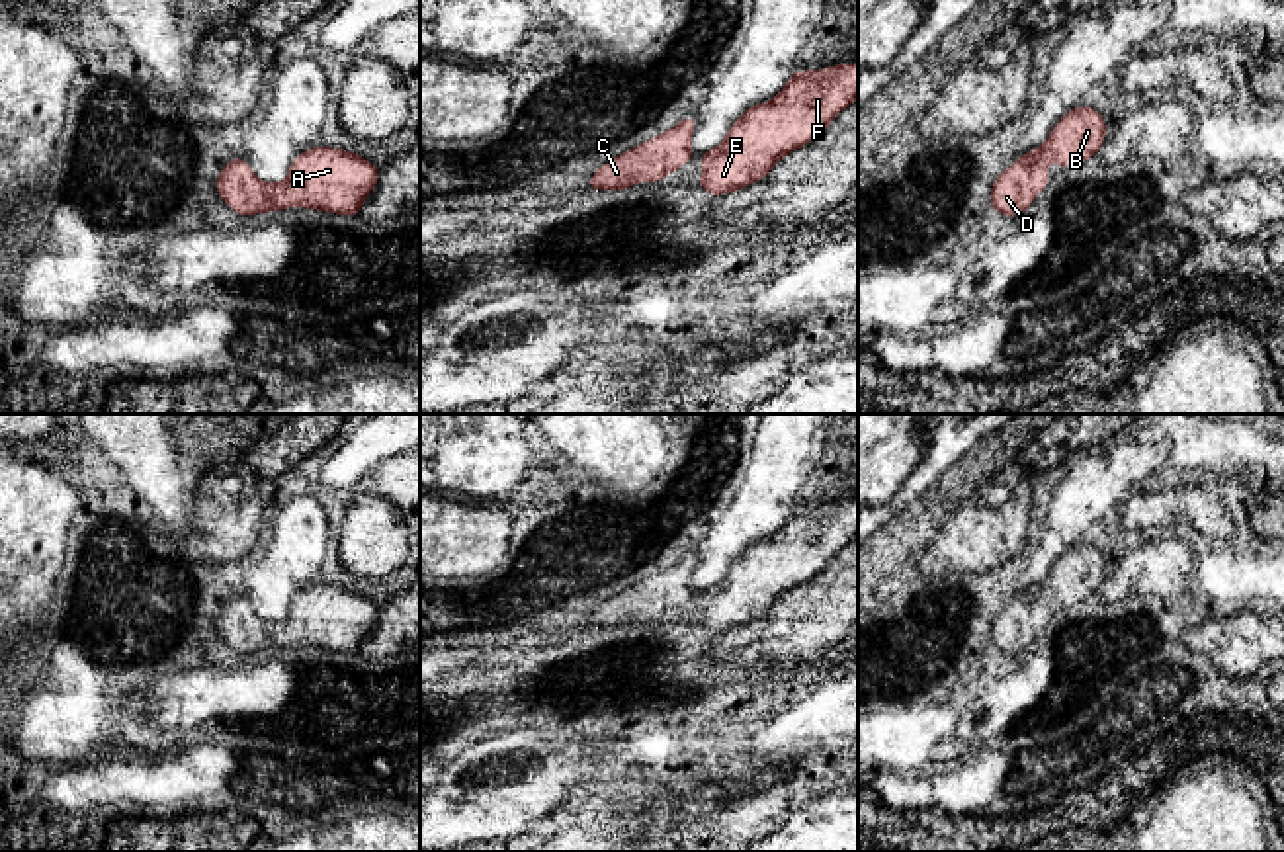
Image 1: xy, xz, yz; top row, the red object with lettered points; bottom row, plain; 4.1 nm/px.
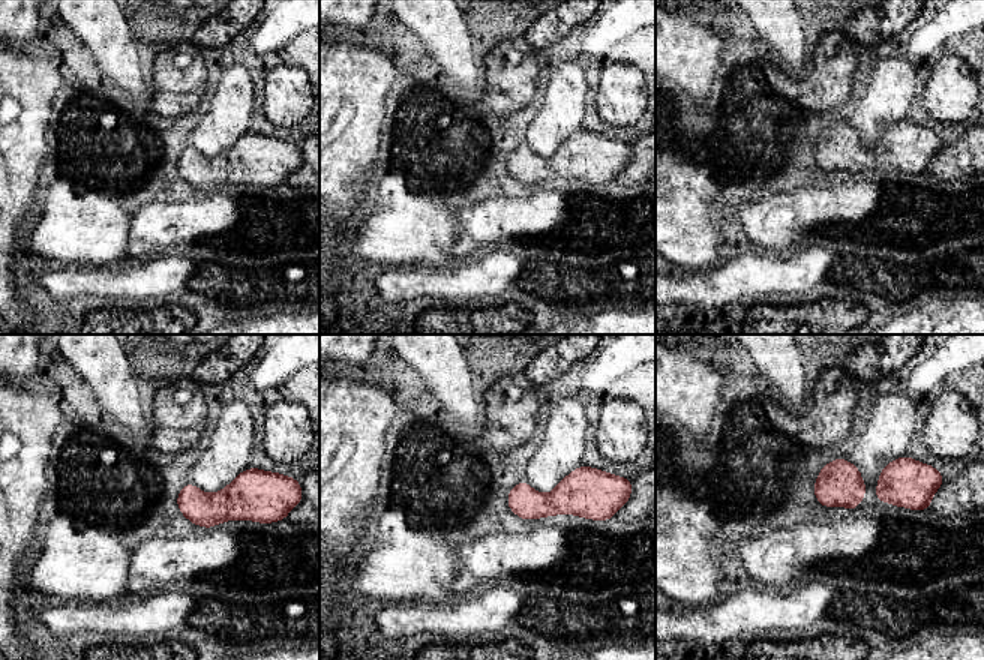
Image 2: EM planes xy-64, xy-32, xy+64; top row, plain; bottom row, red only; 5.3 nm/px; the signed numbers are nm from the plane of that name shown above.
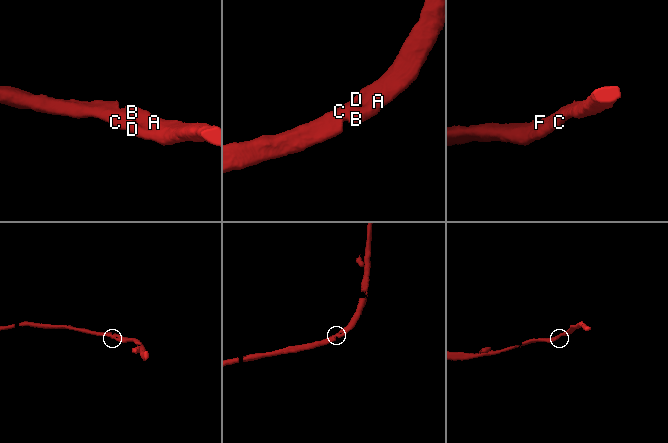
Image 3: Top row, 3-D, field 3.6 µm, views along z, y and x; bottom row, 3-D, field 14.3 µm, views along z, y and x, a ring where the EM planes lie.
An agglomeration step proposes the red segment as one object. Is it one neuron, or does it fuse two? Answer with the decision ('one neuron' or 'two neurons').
one neuron

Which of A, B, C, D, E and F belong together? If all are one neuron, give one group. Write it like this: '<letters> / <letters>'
A B C D E F

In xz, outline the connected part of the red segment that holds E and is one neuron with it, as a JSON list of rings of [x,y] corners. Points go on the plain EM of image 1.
[[[858,502],[795,508],[782,528],[735,559],[727,575],[702,592],[700,625],[723,633],[762,618],[786,592],[821,573],[858,535]]]

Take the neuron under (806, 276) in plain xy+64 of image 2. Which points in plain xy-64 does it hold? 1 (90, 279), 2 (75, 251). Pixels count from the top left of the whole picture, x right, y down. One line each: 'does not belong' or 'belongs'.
1: belongs
2: does not belong

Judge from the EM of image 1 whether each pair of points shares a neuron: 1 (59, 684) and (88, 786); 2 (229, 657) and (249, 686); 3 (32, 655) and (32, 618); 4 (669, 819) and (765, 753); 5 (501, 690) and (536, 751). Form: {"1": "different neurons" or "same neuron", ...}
{"1": "different neurons", "2": "different neurons", "3": "different neurons", "4": "same neuron", "5": "different neurons"}

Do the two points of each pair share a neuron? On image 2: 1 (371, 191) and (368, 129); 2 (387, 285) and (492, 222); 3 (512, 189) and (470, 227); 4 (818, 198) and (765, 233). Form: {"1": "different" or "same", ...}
{"1": "different", "2": "different", "3": "different", "4": "same"}

